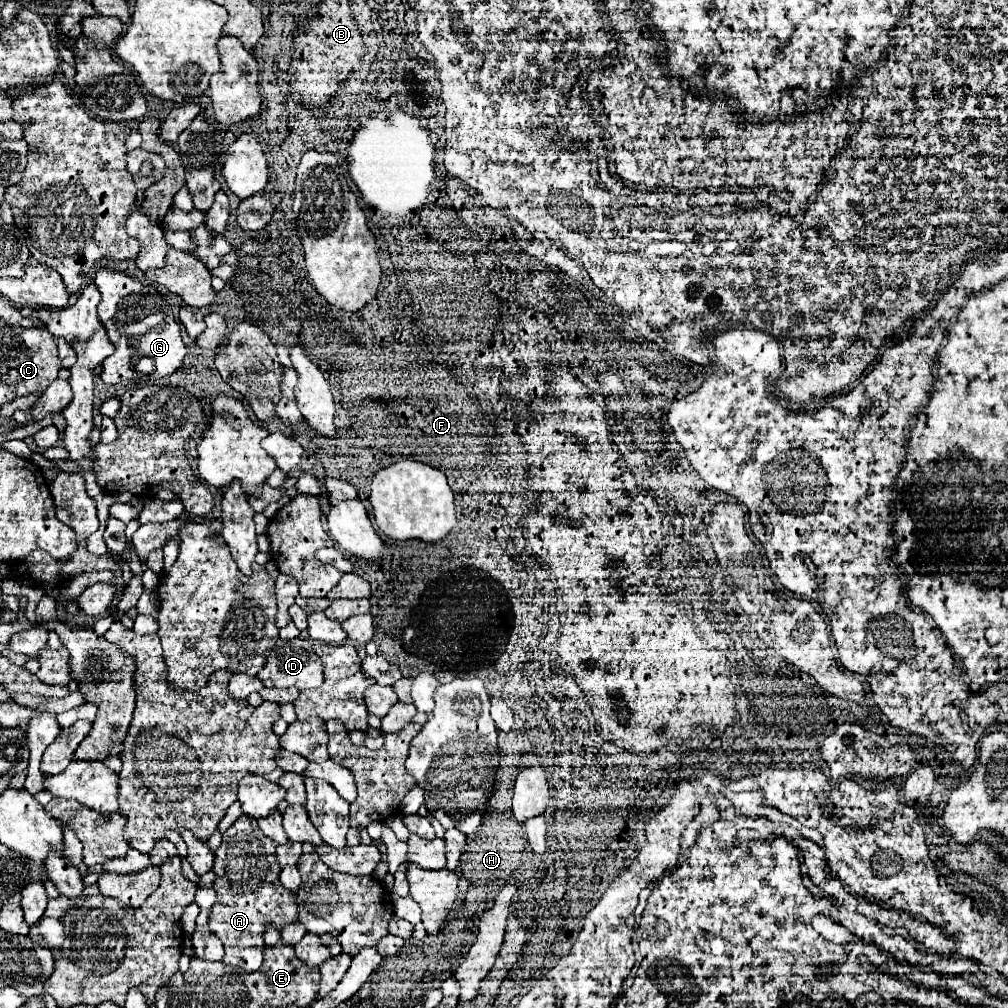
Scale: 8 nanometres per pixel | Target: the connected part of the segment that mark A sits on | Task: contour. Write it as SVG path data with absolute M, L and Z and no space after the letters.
M246 815L238 817L238 821L224 833L222 845L216 849L214 861L214 885L216 903L210 909L208 927L226 947L224 963L236 965L244 971L254 971L262 965L264 955L264 931L274 925L282 929L290 925L298 917L296 895L282 891L278 883L280 867L274 855L276 843L258 831L254 819Z

